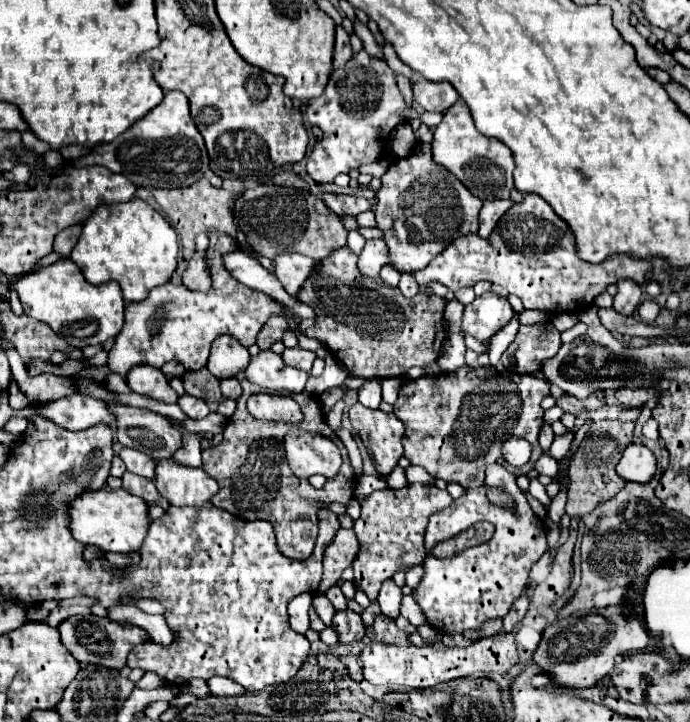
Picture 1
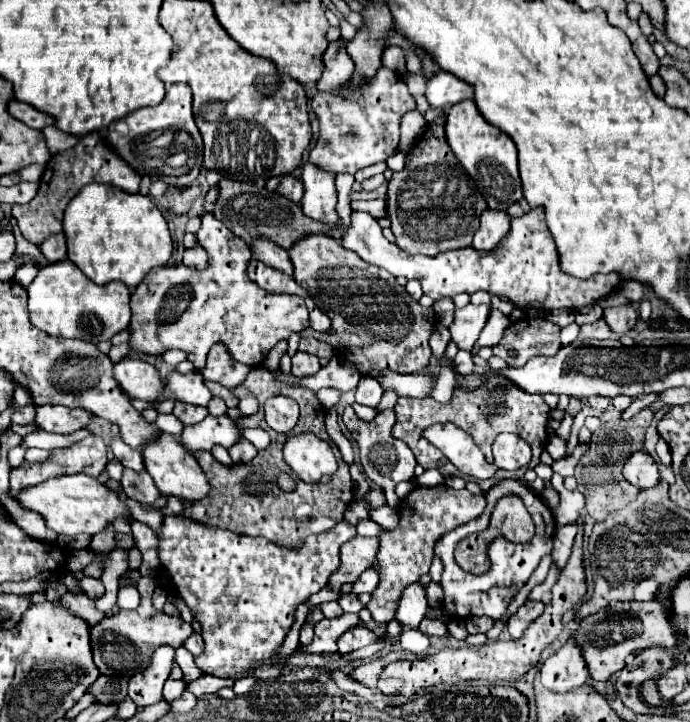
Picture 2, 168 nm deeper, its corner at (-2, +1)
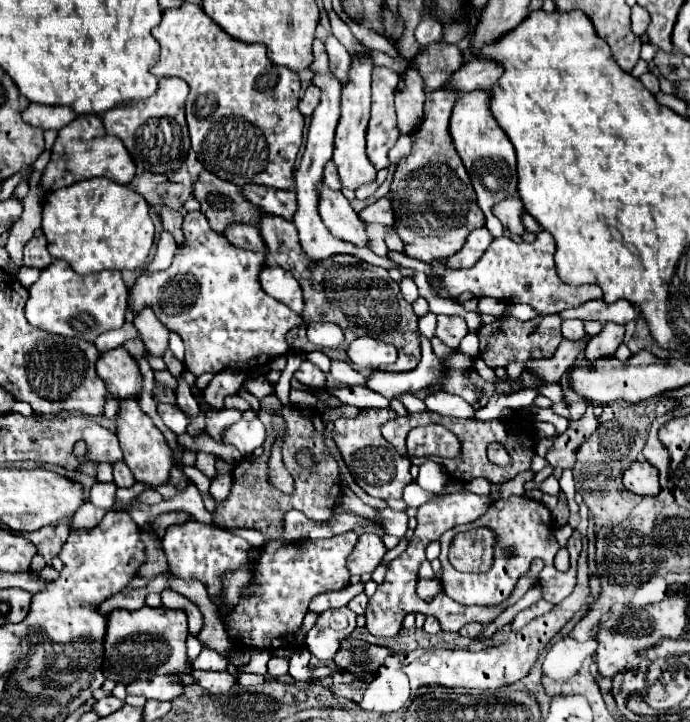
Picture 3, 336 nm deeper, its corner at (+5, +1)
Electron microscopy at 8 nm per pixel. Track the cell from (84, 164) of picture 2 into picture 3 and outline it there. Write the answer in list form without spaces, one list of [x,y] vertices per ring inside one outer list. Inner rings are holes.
[[[79,115],[59,131],[59,137],[51,149],[51,161],[41,177],[41,187],[45,195],[49,195],[55,189],[69,187],[73,183],[79,183],[83,179],[93,179],[93,177],[107,177],[107,179],[113,179],[115,183],[127,185],[131,183],[133,175],[135,175],[135,165],[127,149],[121,145],[121,139],[105,133],[105,127],[99,115]]]

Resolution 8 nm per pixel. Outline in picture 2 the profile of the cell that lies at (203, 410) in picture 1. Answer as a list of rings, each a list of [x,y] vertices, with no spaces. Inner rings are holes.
[[[176,403],[172,409],[172,415],[178,417],[182,421],[182,425],[194,425],[194,423],[200,423],[208,415],[208,411],[206,411],[206,407]]]

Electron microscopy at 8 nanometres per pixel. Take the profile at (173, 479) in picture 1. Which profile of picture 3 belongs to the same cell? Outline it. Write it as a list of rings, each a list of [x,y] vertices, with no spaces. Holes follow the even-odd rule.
[[[133,399],[121,401],[121,411],[117,419],[117,437],[125,453],[125,463],[129,465],[137,481],[141,481],[147,487],[159,487],[169,481],[169,471],[173,467],[173,451],[167,445],[163,433],[153,425],[153,421],[141,411],[139,403]]]

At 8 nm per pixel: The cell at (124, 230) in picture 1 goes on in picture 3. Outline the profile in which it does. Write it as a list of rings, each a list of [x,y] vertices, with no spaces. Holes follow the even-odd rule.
[[[103,177],[53,191],[43,205],[41,227],[49,241],[49,253],[67,261],[79,275],[93,275],[105,269],[137,271],[145,267],[155,239],[147,201],[133,189]]]

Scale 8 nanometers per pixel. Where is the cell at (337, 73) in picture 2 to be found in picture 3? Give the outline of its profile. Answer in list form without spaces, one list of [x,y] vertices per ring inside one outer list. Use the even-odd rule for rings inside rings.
[[[311,83],[311,85],[307,87],[301,103],[299,103],[299,111],[301,111],[305,117],[309,117],[309,115],[313,113],[313,109],[319,105],[319,97],[321,97],[321,89]]]

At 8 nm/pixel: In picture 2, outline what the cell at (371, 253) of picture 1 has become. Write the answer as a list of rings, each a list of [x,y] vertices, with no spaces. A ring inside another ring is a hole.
[[[532,209],[520,219],[514,219],[508,235],[494,251],[476,251],[466,247],[458,251],[444,251],[436,257],[404,253],[382,235],[382,227],[374,217],[352,211],[350,225],[342,237],[342,247],[352,249],[360,259],[390,271],[394,277],[404,275],[406,279],[418,279],[424,295],[434,301],[444,297],[452,299],[462,291],[470,295],[486,291],[490,295],[506,297],[520,309],[580,309],[584,305],[594,305],[620,285],[620,277],[616,273],[596,275],[586,281],[566,275],[558,265],[558,251],[546,225],[544,209]]]

